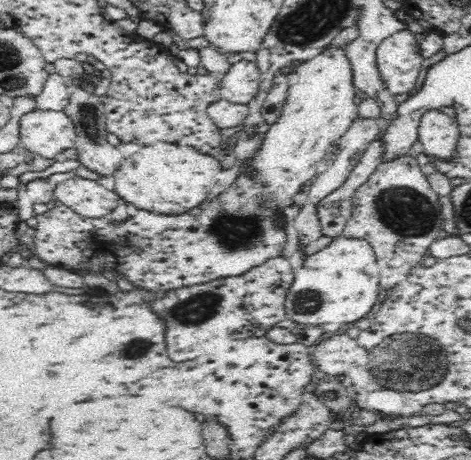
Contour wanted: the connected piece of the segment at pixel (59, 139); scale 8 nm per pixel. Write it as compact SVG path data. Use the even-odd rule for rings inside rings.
M36 108L20 118L21 149L30 155L54 159L67 149L75 149L76 140L73 120L64 111Z

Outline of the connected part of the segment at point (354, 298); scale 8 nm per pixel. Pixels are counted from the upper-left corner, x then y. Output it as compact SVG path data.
M342 234L332 239L328 248L323 248L322 252L318 252L314 256L306 256L305 260L304 266L294 274L294 281L288 288L288 294L286 294L286 300L284 300L286 314L294 322L312 327L330 324L330 322L338 322L338 324L354 323L356 320L360 320L362 316L366 316L372 310L372 306L378 302L380 272L376 268L374 250L370 248L370 244L366 240L346 238Z

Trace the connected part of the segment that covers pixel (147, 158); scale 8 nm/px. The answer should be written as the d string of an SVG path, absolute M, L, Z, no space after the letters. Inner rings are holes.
M155 143L149 146L142 145L139 152L136 152L130 158L126 158L122 162L118 171L113 175L115 184L115 193L122 196L126 202L134 204L140 210L148 210L148 212L158 212L162 215L180 215L198 204L202 204L210 190L216 184L216 174L220 172L220 162L216 158L212 158L202 150L202 154L194 148L186 147L171 143Z

